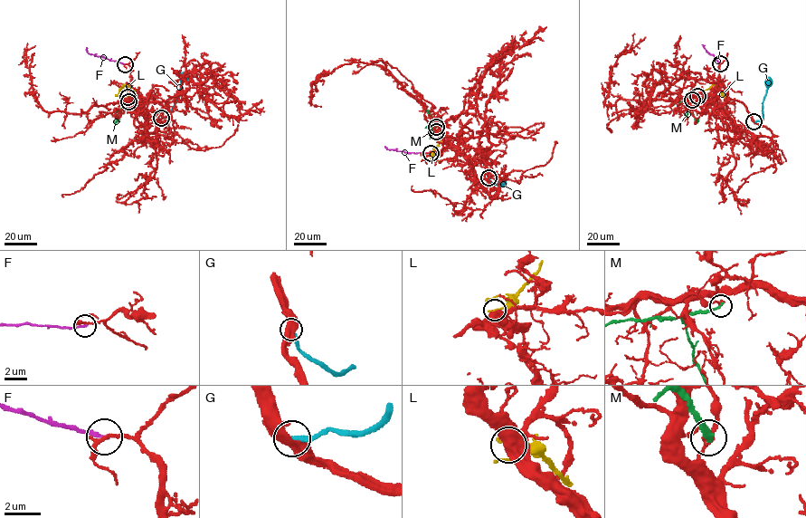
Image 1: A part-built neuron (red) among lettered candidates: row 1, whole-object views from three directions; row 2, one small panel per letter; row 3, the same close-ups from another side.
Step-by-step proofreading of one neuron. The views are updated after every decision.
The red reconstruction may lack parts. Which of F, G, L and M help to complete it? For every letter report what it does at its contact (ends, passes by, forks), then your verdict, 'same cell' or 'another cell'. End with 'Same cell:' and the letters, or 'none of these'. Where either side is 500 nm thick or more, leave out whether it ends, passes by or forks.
F: it ends; another cell
G: another cell
L: another cell
M: it ends; another cell
Same cell: none of these

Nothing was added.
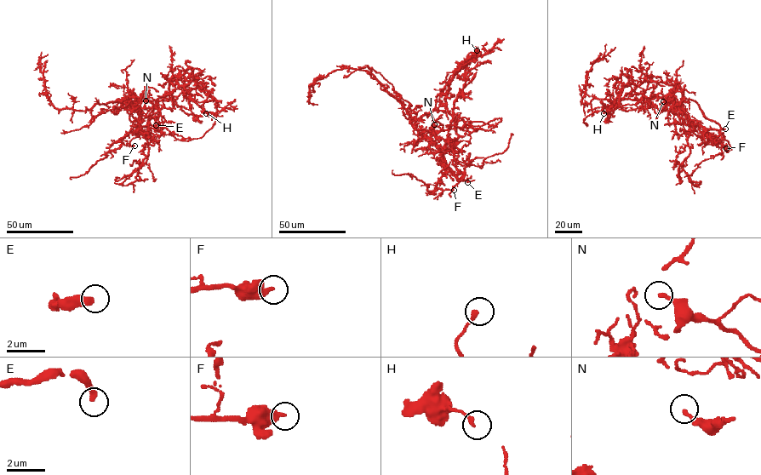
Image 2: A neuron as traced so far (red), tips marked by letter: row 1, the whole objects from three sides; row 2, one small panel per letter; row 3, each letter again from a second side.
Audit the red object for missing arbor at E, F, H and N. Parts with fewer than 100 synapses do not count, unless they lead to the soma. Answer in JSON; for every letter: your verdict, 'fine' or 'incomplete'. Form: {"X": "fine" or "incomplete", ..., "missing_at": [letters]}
{"E": "incomplete", "F": "fine", "H": "fine", "N": "fine", "missing_at": ["E"]}

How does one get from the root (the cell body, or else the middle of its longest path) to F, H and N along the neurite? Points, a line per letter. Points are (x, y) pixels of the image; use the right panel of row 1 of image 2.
F: (693, 123), (702, 126), (726, 148)
H: (693, 123), (720, 128), (684, 99), (679, 87), (662, 82), (624, 86), (603, 113)
N: (693, 123), (674, 102), (663, 101)

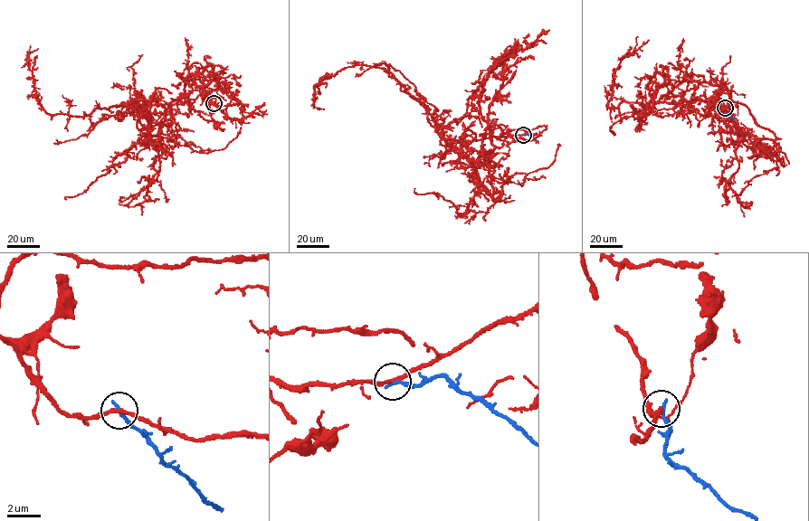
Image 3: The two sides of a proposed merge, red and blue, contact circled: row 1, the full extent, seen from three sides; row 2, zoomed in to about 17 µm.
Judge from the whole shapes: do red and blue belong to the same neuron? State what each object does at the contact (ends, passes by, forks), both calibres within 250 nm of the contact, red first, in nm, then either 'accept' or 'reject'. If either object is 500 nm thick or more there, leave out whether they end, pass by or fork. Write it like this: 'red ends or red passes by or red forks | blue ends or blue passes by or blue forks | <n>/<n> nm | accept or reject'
red passes by | blue ends | 240/240 nm | reject

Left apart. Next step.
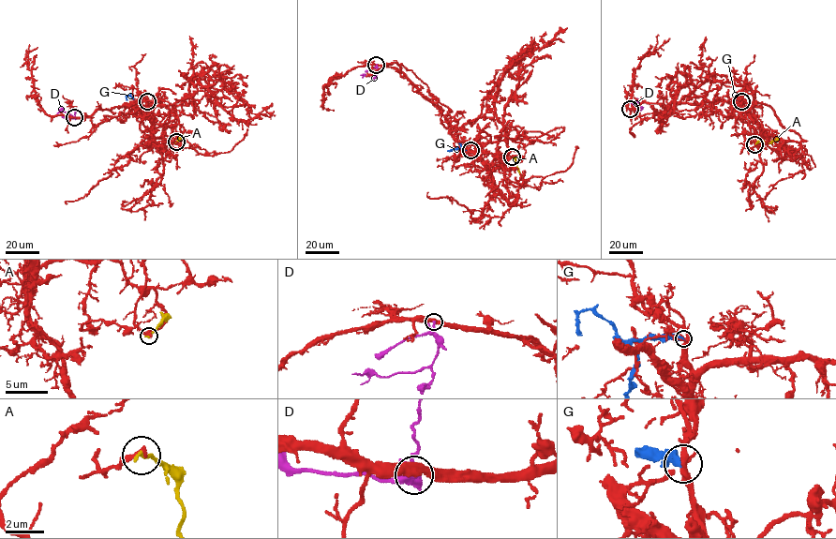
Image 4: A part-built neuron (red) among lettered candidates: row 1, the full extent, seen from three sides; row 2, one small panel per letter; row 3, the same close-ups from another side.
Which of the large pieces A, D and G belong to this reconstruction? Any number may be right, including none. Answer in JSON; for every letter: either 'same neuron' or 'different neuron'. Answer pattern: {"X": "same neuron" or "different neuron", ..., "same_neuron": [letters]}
{"A": "different neuron", "D": "different neuron", "G": "different neuron", "same_neuron": []}

